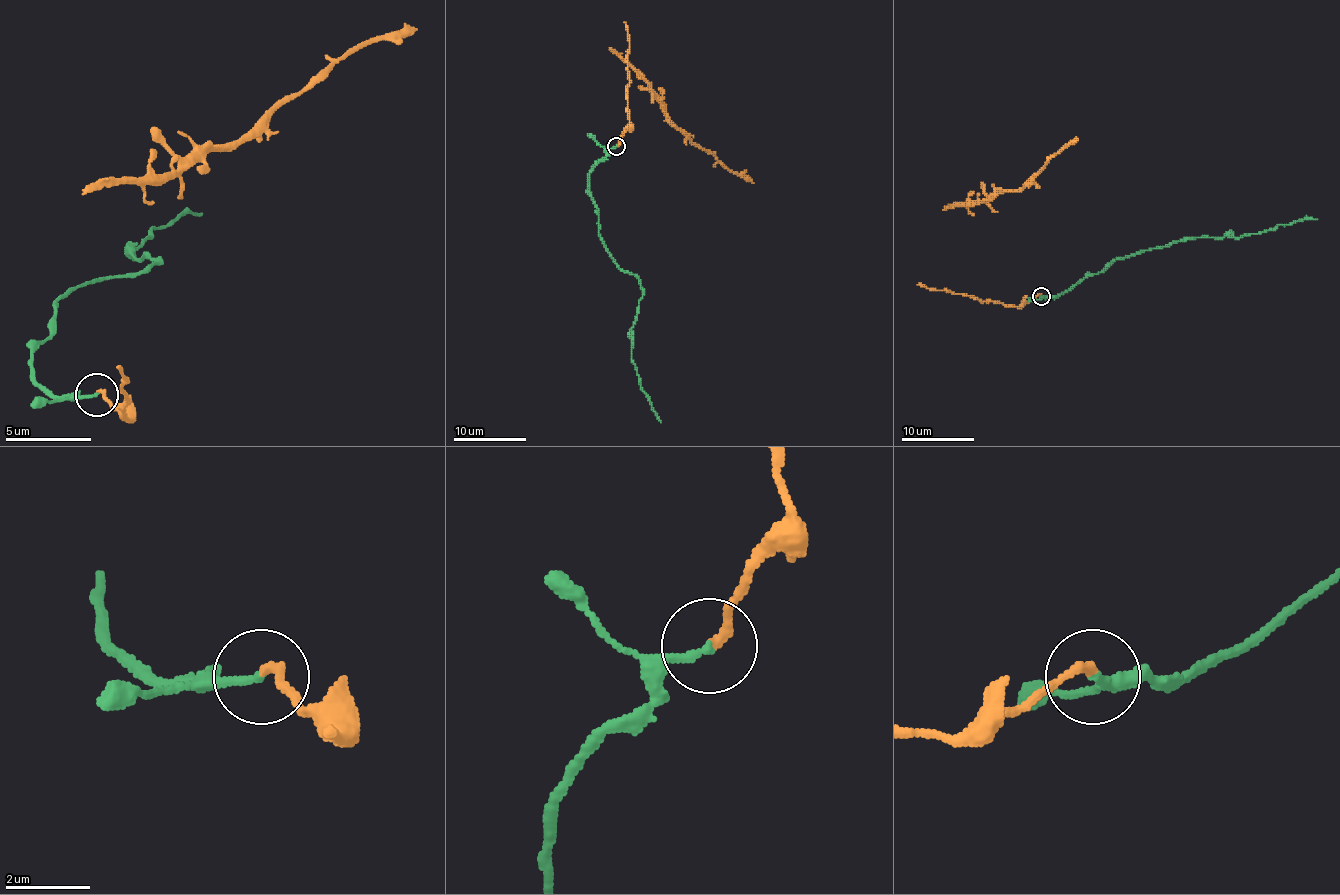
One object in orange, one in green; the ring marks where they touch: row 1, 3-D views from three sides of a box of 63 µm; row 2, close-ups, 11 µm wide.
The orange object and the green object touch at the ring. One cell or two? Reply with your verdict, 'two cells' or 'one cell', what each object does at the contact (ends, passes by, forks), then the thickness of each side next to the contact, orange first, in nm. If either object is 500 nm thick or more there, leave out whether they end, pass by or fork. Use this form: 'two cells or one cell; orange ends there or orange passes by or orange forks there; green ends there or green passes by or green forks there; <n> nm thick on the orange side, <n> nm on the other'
one cell; orange ends there; green ends there; 240 nm thick on the orange side, 190 nm on the other

